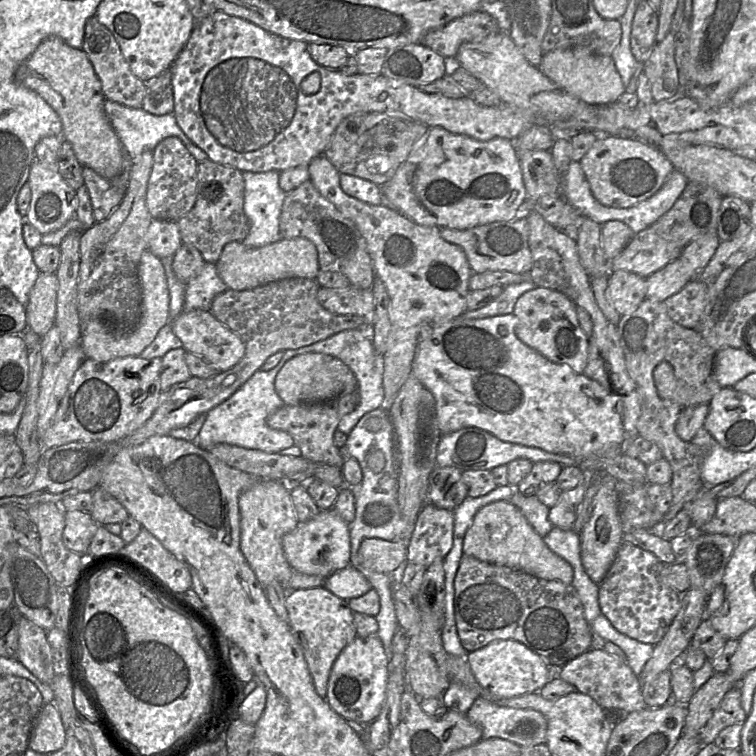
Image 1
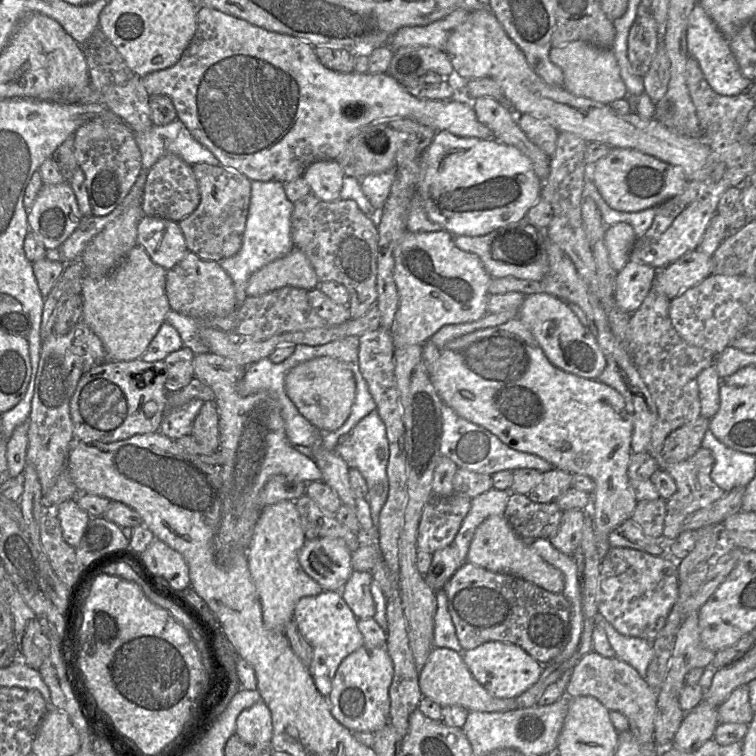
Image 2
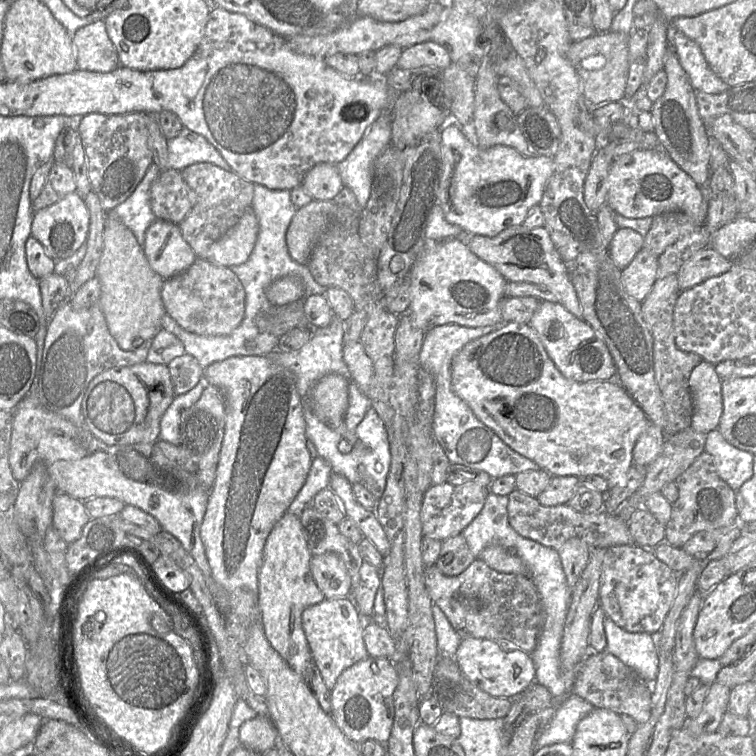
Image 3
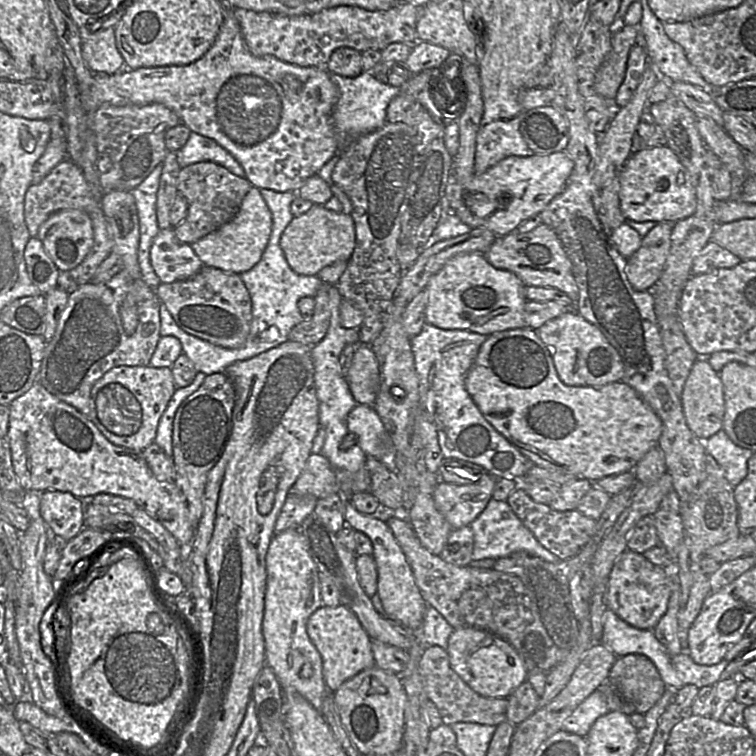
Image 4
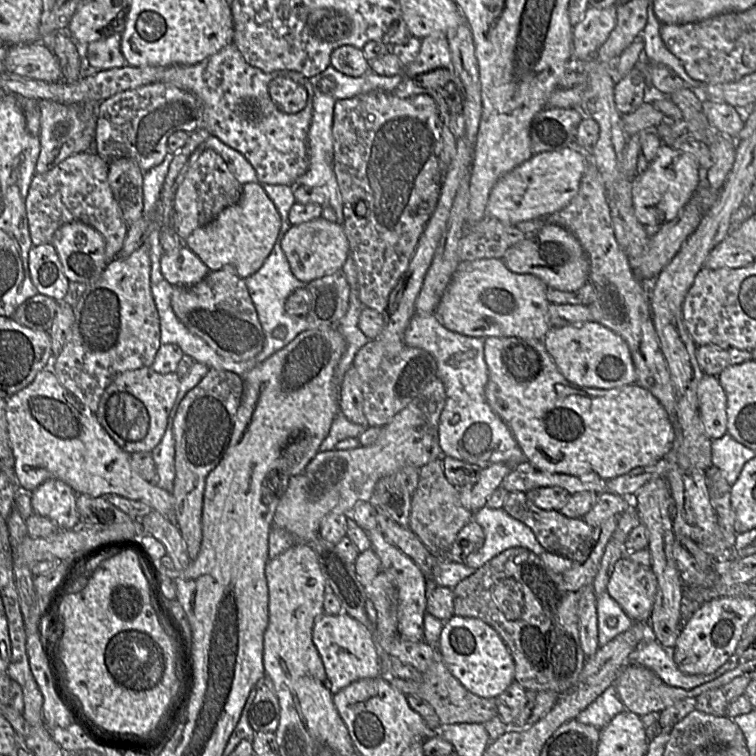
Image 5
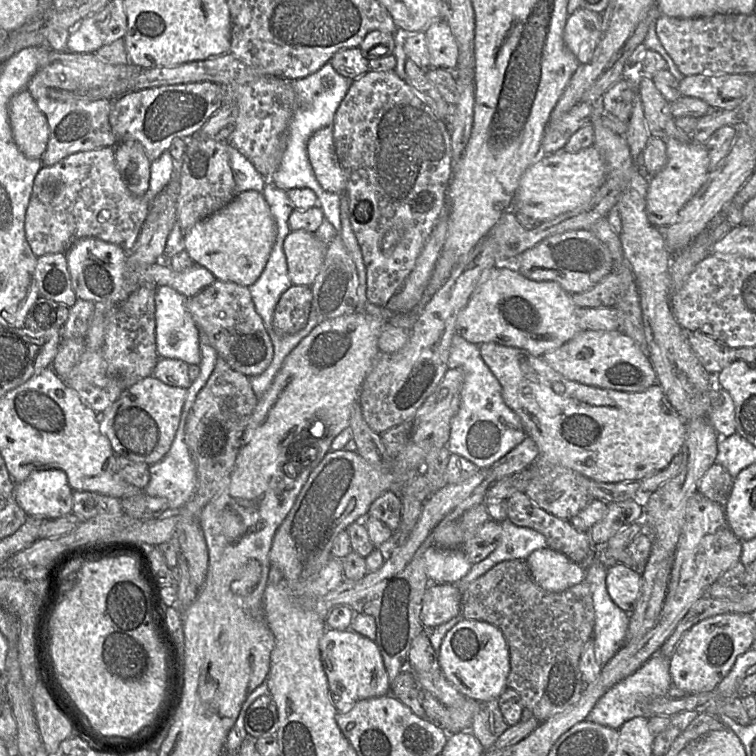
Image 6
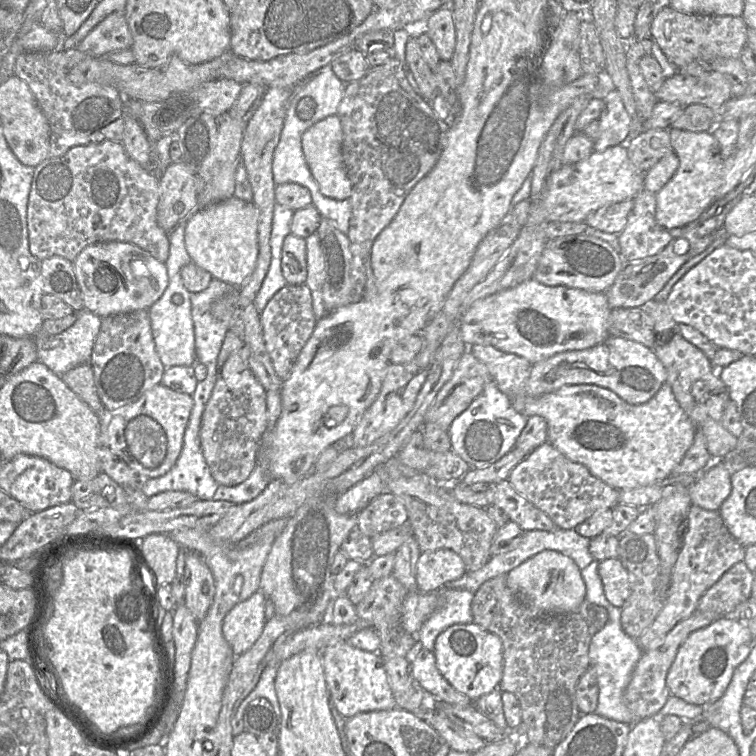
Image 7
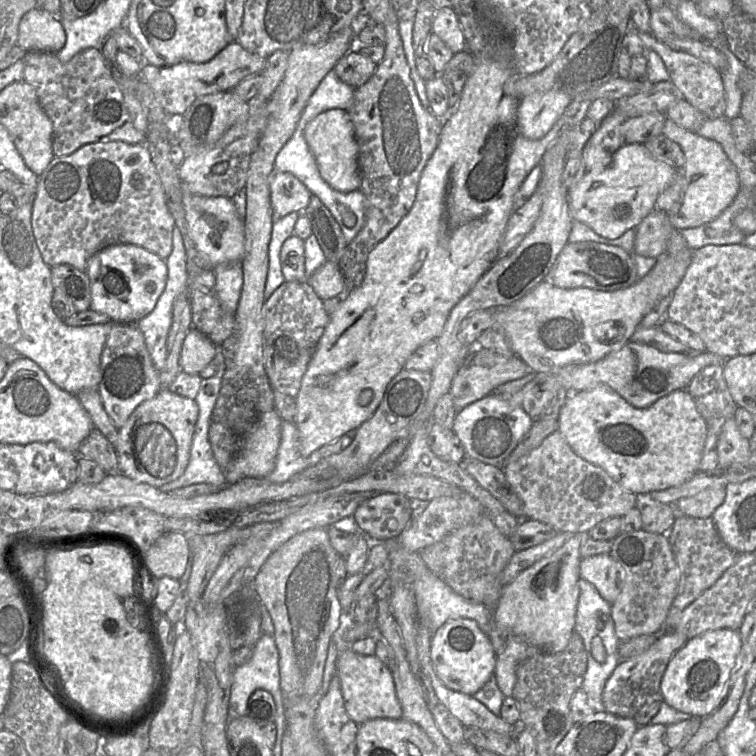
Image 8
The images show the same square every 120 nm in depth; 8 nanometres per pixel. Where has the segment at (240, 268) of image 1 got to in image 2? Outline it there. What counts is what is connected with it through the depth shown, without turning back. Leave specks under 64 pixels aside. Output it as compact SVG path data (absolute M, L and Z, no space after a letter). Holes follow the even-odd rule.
M298 248L276 259L258 271L249 279L246 288L248 296L261 296L285 286L311 291L320 281L307 256Z

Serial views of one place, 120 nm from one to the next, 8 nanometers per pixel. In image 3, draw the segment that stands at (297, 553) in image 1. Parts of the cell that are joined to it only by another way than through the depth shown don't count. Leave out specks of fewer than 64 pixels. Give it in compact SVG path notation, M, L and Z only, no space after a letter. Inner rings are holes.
M335 553L312 556L310 569L318 588L326 598L350 596L351 577L345 564Z

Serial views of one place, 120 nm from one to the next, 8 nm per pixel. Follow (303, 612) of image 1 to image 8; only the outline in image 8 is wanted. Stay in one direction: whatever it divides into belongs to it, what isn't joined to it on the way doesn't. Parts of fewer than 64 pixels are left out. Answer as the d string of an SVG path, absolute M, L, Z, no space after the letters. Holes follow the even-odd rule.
M350 648L344 649L338 653L335 674L340 680L345 710L355 723L375 718L402 718L391 670L375 655L362 655Z

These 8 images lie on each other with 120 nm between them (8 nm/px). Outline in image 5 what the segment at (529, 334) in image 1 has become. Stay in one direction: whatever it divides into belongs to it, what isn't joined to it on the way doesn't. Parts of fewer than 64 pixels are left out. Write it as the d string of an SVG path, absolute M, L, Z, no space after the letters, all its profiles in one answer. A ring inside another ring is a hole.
M596 321L551 327L543 339L552 360L571 383L581 387L612 389L635 384L637 375L624 339Z

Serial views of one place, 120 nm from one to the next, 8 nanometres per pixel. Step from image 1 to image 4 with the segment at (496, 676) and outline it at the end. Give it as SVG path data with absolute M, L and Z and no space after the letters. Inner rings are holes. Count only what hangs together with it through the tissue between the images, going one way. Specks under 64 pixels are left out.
M471 626L454 629L447 652L453 670L478 694L488 698L507 698L526 681L528 672L518 652L504 638Z

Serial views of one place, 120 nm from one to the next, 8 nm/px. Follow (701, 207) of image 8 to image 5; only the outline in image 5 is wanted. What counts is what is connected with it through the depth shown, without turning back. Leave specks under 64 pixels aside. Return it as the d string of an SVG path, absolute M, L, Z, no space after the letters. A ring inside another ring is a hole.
M663 143L642 174L632 179L635 216L643 225L659 225L673 220L688 203L699 184L700 166L689 154Z

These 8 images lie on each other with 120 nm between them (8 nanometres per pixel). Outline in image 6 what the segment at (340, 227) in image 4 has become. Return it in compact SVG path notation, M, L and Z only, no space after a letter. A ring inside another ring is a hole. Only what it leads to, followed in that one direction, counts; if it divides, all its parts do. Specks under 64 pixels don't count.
M305 230L290 231L283 243L288 276L295 286L311 286L319 274L328 244L315 233Z

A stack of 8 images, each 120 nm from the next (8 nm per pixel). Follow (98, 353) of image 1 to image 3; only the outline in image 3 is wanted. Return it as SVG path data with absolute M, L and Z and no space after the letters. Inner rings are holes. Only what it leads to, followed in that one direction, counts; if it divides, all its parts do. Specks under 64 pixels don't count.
M110 215L107 216L102 256L96 276L101 286L97 304L119 347L131 351L143 342L154 339L162 329L162 318L166 314L161 296L165 280L151 268L144 246L139 244L133 232Z

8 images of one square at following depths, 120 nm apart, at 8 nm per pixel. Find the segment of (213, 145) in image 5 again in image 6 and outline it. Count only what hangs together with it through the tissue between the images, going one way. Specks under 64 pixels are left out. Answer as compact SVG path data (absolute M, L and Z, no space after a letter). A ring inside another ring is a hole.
M231 145L228 146L228 152L237 193L247 190L262 192L268 179L258 173L252 163Z

